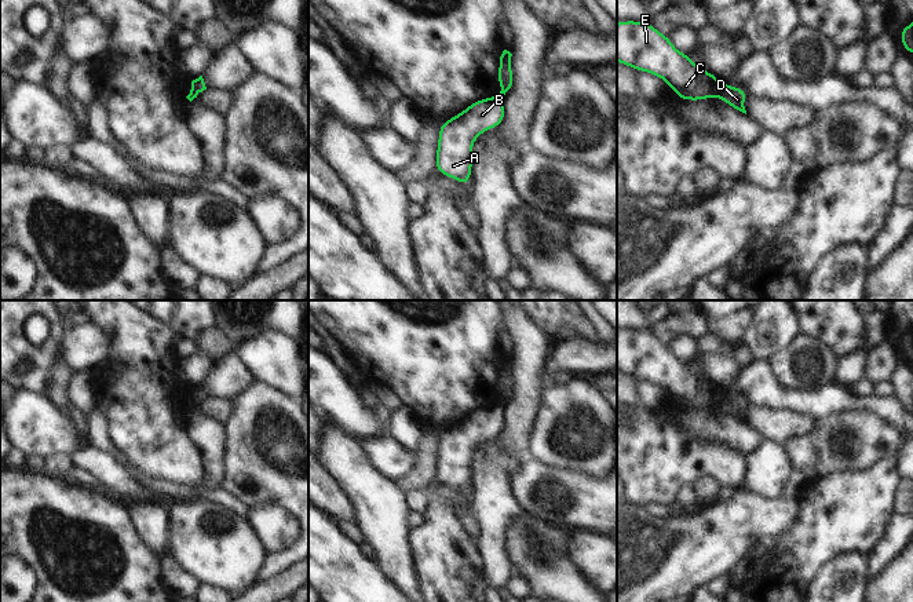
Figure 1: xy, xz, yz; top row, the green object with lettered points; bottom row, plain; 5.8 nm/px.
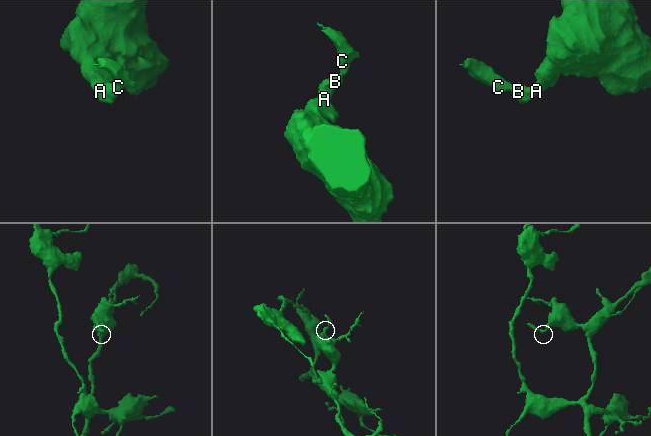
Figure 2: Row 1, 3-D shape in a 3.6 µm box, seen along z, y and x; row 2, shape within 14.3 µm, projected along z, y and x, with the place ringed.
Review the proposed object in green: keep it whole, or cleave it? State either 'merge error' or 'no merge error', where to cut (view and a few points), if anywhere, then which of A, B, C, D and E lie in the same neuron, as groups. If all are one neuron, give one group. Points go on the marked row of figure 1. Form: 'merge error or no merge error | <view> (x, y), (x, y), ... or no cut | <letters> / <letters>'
merge error | yz (725, 84), (723, 92), (719, 97) | A B D / C E

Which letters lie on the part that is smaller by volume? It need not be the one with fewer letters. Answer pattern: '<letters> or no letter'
C, E

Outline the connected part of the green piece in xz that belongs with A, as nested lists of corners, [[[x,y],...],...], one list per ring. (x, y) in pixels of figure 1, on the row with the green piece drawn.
[[[503,95],[482,98],[468,105],[461,113],[439,124],[435,171],[465,187],[472,175],[472,146],[487,129],[500,127],[505,117]]]

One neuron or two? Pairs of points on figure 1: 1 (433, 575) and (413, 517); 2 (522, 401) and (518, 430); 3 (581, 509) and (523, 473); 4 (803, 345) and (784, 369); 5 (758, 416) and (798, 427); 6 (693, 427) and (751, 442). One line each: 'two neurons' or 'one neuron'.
1: two neurons
2: one neuron
3: one neuron
4: one neuron
5: one neuron
6: one neuron

